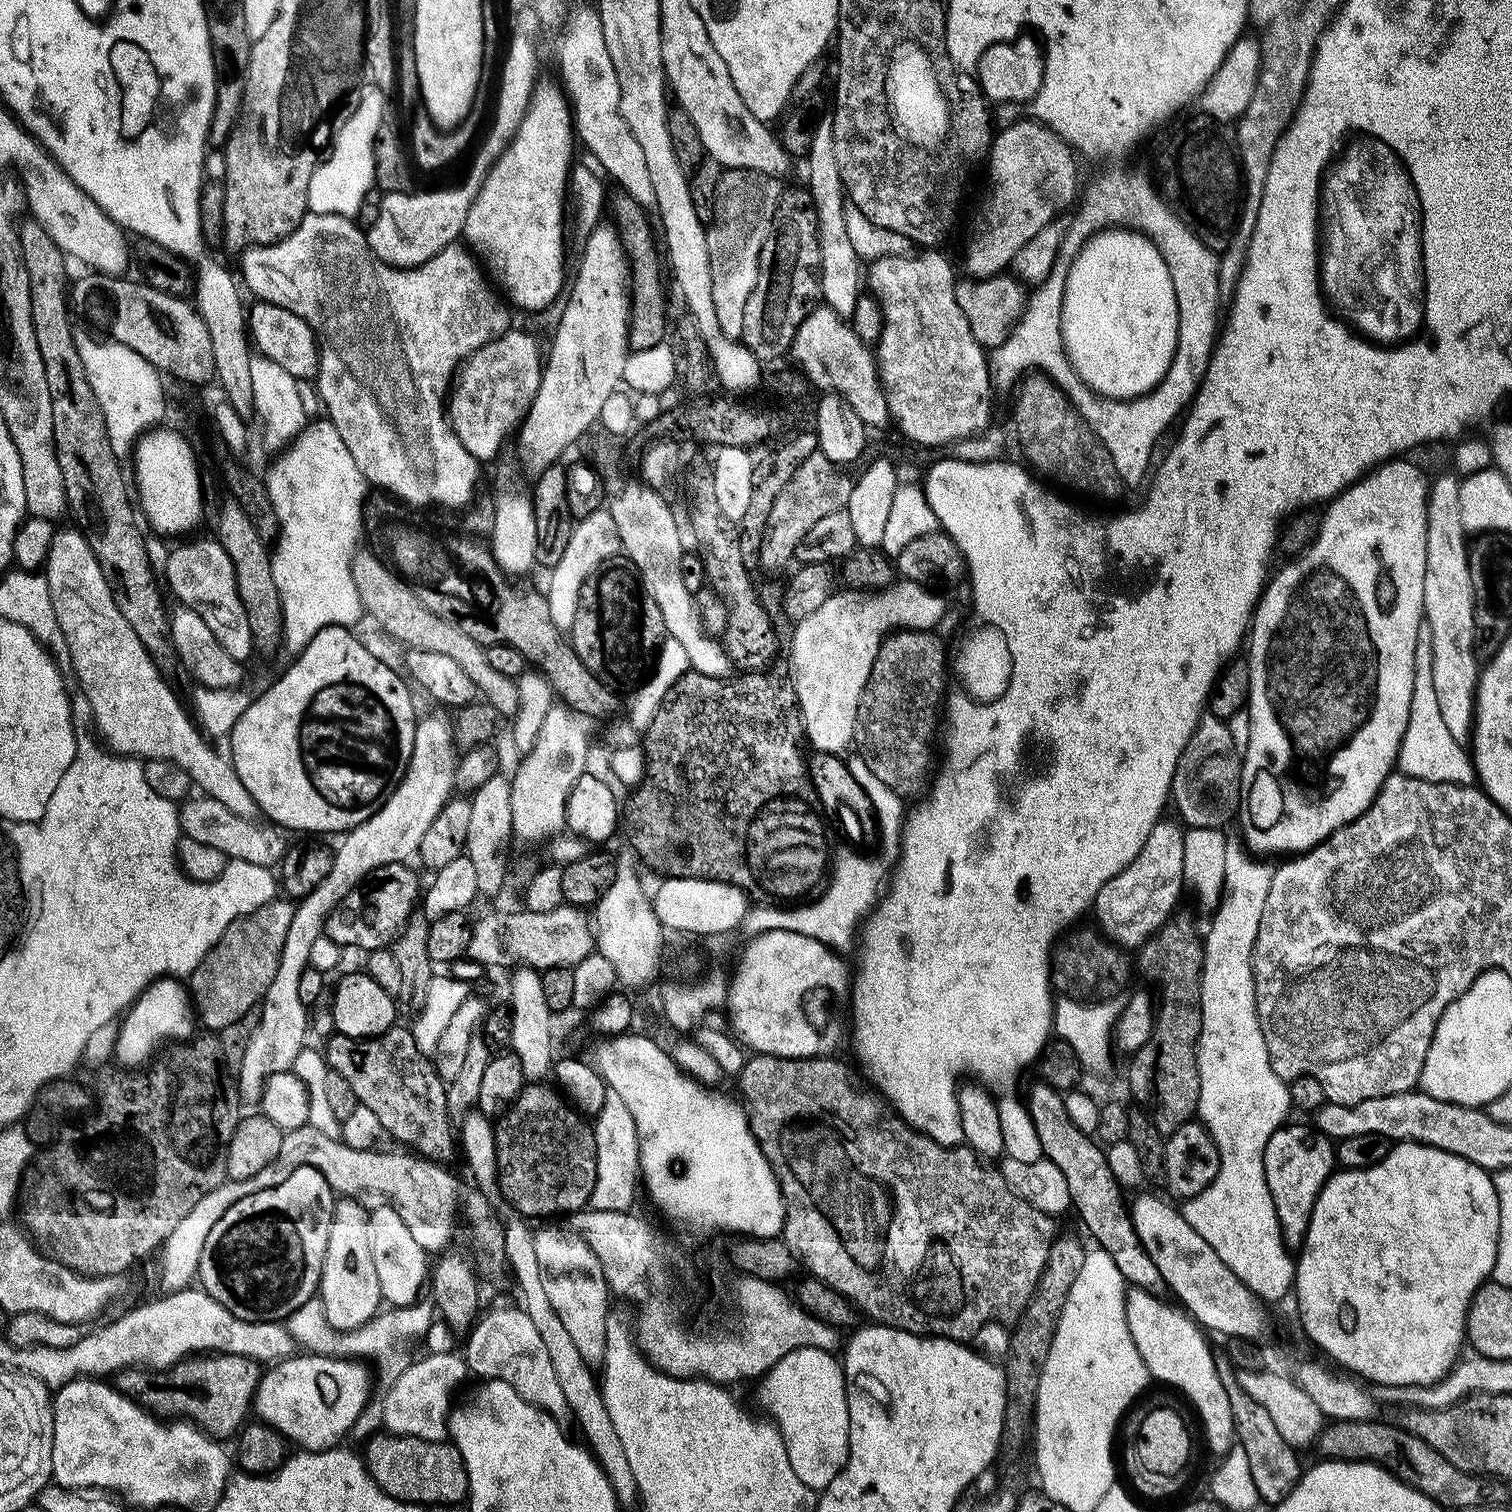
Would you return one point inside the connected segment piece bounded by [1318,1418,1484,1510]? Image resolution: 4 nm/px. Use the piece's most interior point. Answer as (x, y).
(1396, 1450)

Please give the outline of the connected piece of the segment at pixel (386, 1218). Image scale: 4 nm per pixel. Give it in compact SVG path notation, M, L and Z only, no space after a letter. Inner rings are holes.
M373 1207L371 1209L368 1217L368 1237L370 1238L370 1246L372 1247L374 1270L378 1270L381 1297L383 1297L389 1305L407 1309L419 1298L420 1291L422 1291L423 1288L425 1291L426 1281L430 1276L429 1257L426 1255L424 1248L418 1246L418 1242L414 1242L414 1234L410 1234L406 1222L402 1222L402 1218L398 1218L398 1214L392 1208Z

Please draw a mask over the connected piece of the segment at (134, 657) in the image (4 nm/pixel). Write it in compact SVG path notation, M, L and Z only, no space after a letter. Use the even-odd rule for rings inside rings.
M69 526L69 528L57 527L53 534L53 540L50 542L49 554L47 563L42 568L42 574L48 579L48 597L50 598L50 606L54 606L54 618L58 618L58 626L62 630L64 635L64 642L66 648L70 650L70 658L72 659L72 671L76 673L76 683L79 691L83 692L84 699L88 702L88 707L92 714L92 724L95 731L98 733L99 739L103 741L105 745L113 753L119 754L124 758L137 758L136 756L144 756L145 761L151 760L165 760L173 762L182 771L185 771L189 776L191 783L196 788L200 787L201 793L213 796L218 802L222 802L222 806L226 806L226 810L234 810L234 814L239 816L246 816L249 818L257 815L258 809L254 798L246 790L246 786L242 786L242 782L236 777L236 771L232 767L232 761L227 755L224 756L220 752L215 752L210 745L207 744L205 737L202 735L201 729L194 723L193 717L190 715L189 709L183 708L180 705L178 697L172 693L172 688L166 681L160 677L160 672L157 661L149 654L148 651L142 646L142 642L138 642L138 634L134 634L134 630L130 630L130 622L126 622L126 618L122 618L122 614L118 610L118 606L114 602L114 594L110 590L110 586L106 582L106 578L102 574L102 566L98 562L98 558L94 554L94 550L90 550L90 542L84 537L83 532L75 526Z

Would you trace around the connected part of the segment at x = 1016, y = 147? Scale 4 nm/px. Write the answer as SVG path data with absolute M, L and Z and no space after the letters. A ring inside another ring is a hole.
M1035 118L1016 120L1009 128L995 133L992 146L986 159L988 166L988 184L992 193L988 196L988 205L984 208L984 225L976 232L976 240L968 244L964 252L964 268L969 277L984 280L988 276L999 276L1011 265L1018 250L1029 242L1030 238L1060 216L1068 207L1075 205L1081 191L1080 168L1076 165L1077 153L1057 132L1050 130L1047 124Z

